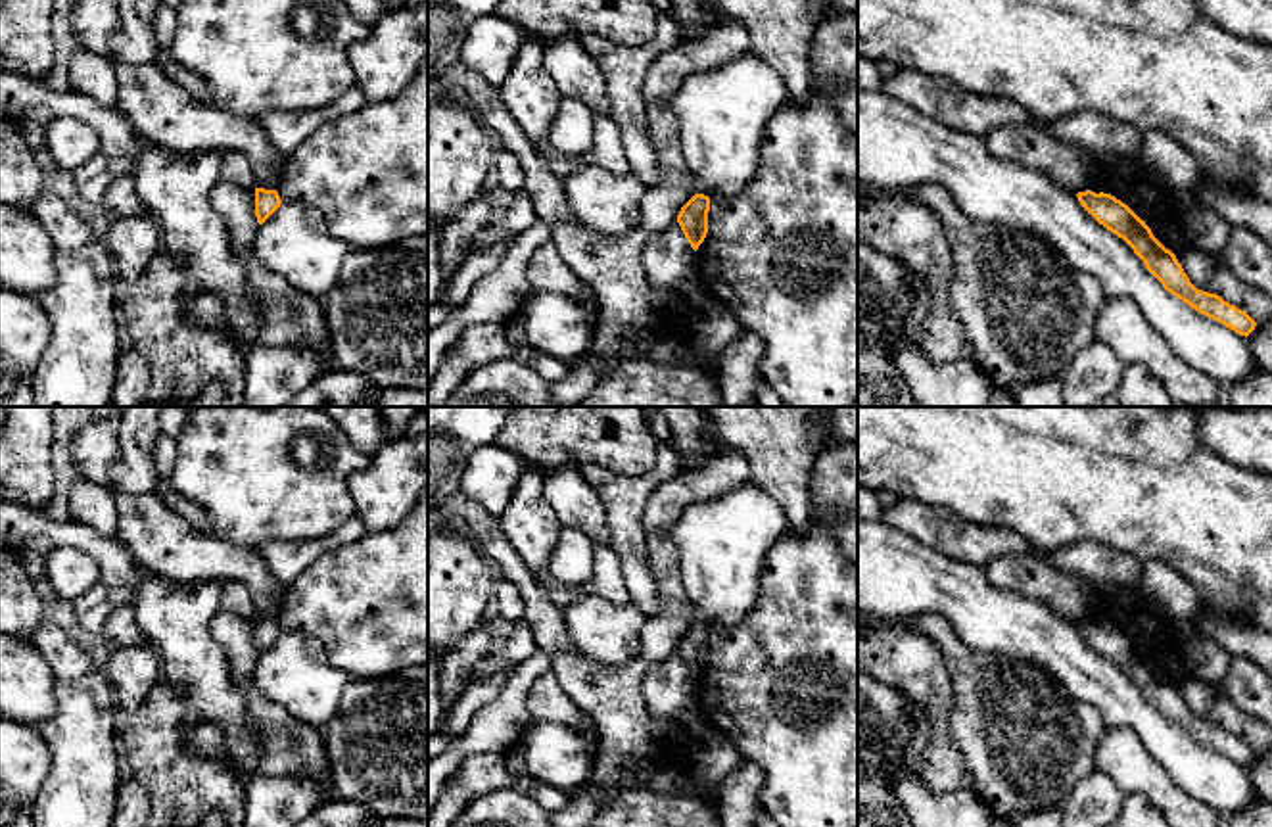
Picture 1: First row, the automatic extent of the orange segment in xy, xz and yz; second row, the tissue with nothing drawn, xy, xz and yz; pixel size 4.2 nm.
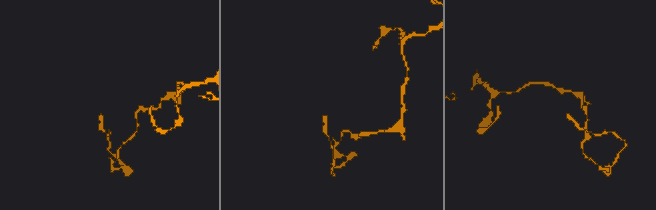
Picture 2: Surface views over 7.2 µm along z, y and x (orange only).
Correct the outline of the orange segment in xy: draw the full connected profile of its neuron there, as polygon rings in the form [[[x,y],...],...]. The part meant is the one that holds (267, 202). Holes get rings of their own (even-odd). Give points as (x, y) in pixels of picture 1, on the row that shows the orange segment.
[[[255,188],[255,217],[263,224],[278,207],[282,200],[276,190]]]

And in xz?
[[[695,194],[677,215],[677,223],[695,251],[708,234],[708,211],[710,198],[704,194]]]

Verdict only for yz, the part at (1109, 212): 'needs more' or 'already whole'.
already whole

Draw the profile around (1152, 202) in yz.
[[[1105,163],[1080,192],[1111,194],[1126,203],[1149,228],[1155,221],[1184,223],[1188,201],[1149,178],[1143,171],[1130,178],[1111,171]]]

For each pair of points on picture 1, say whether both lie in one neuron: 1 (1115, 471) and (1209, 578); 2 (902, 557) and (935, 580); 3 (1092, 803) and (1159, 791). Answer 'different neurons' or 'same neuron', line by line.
1: same neuron
2: same neuron
3: different neurons

